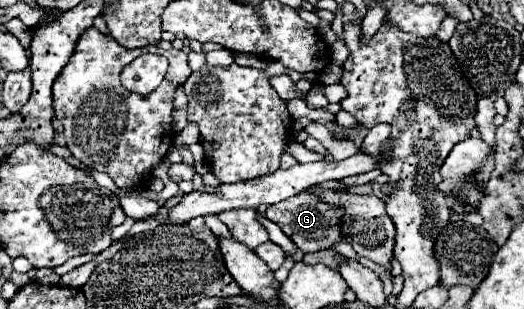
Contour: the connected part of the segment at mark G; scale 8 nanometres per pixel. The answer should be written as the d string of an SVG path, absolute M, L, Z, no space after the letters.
M302 191L302 193L290 197L286 201L280 201L276 205L268 205L264 217L274 221L304 253L316 253L316 251L322 251L322 249L330 249L336 243L344 241L342 229L340 229L344 209L320 201L320 197L312 195L310 191Z

